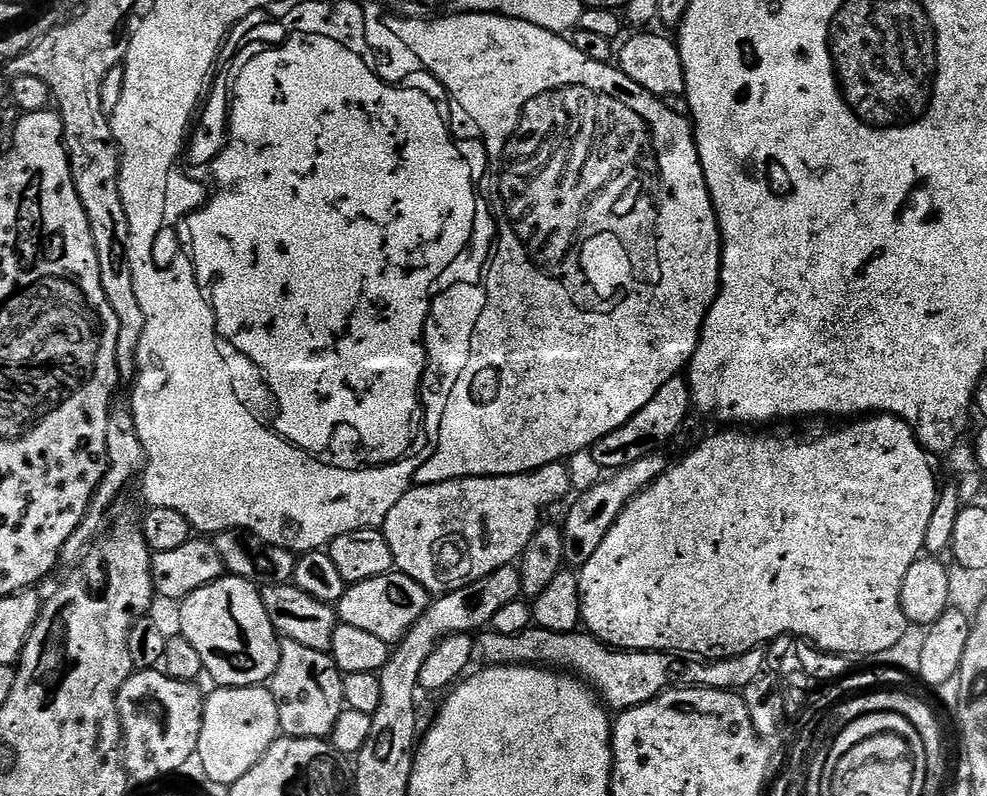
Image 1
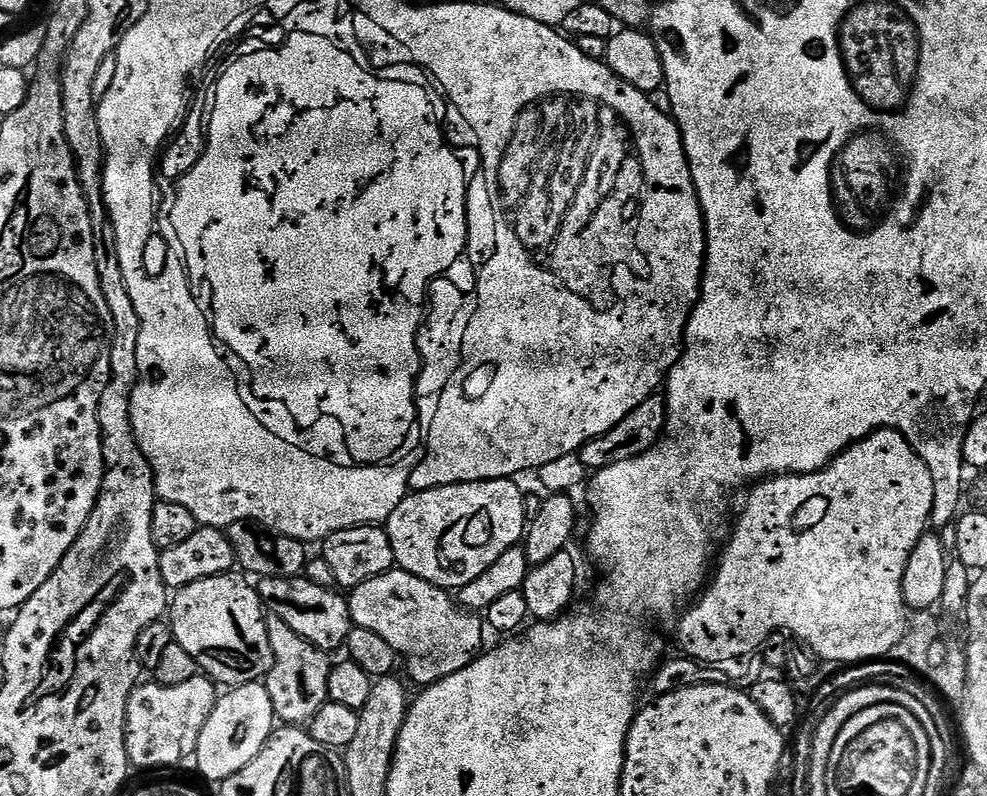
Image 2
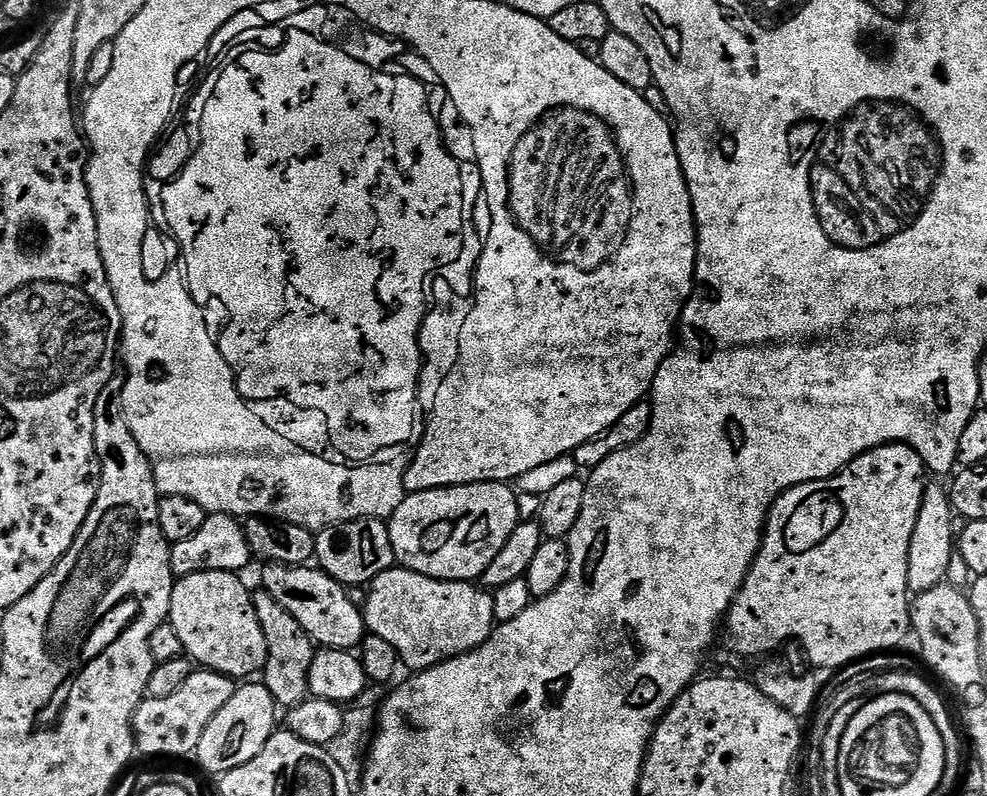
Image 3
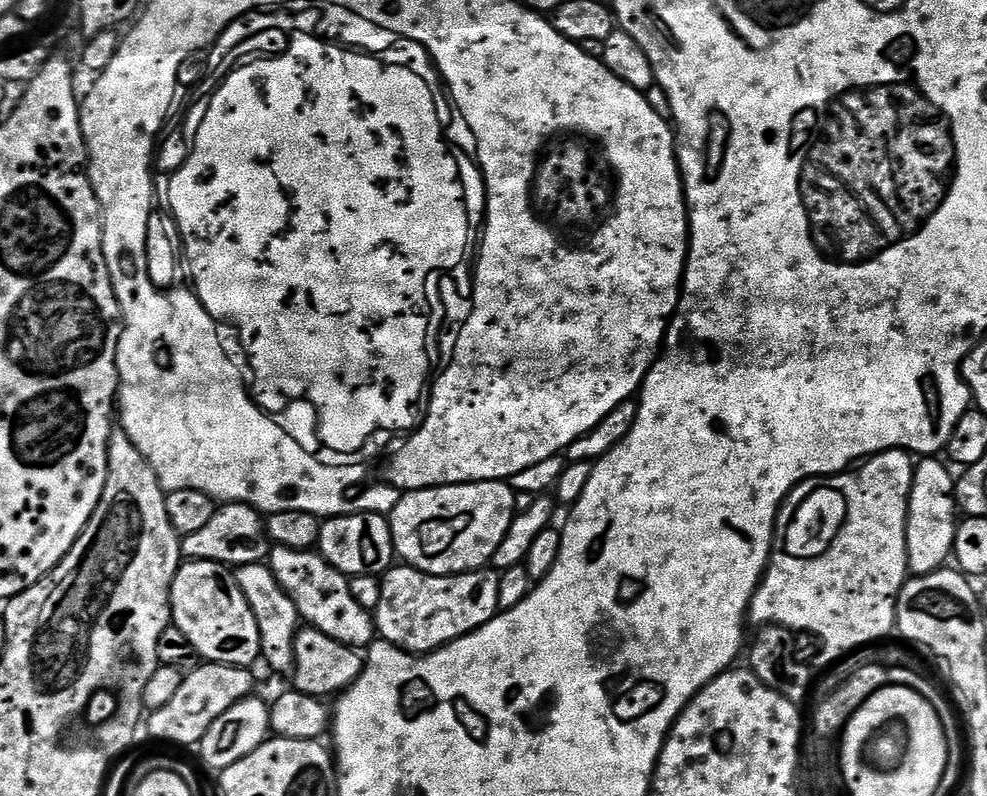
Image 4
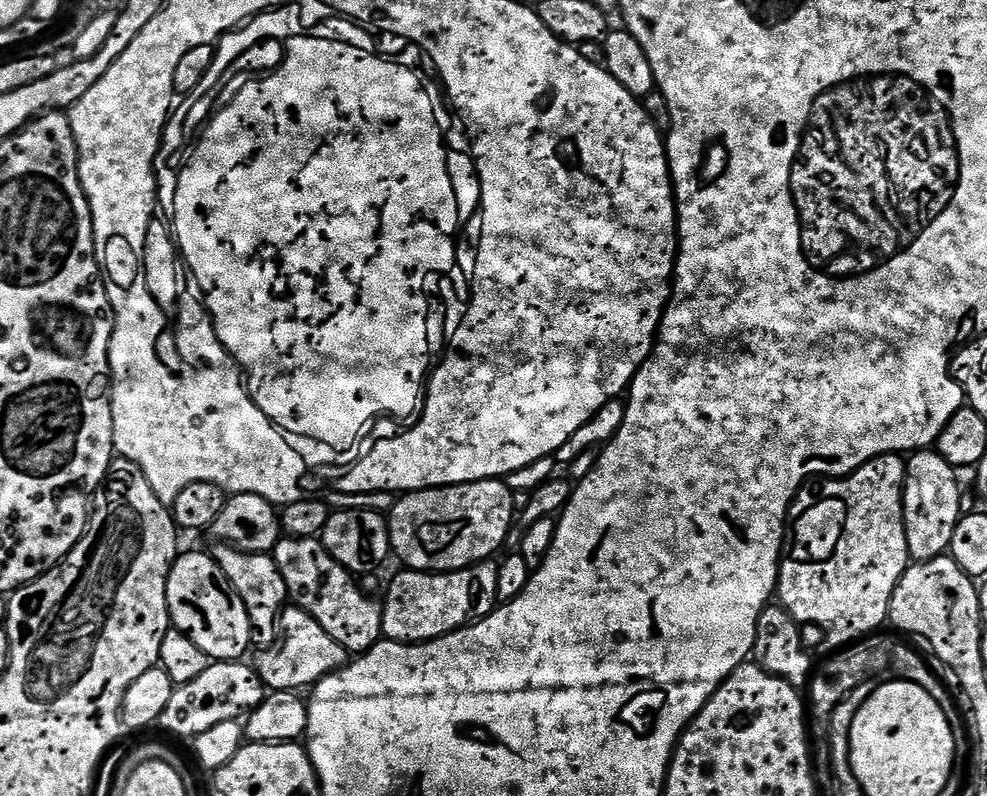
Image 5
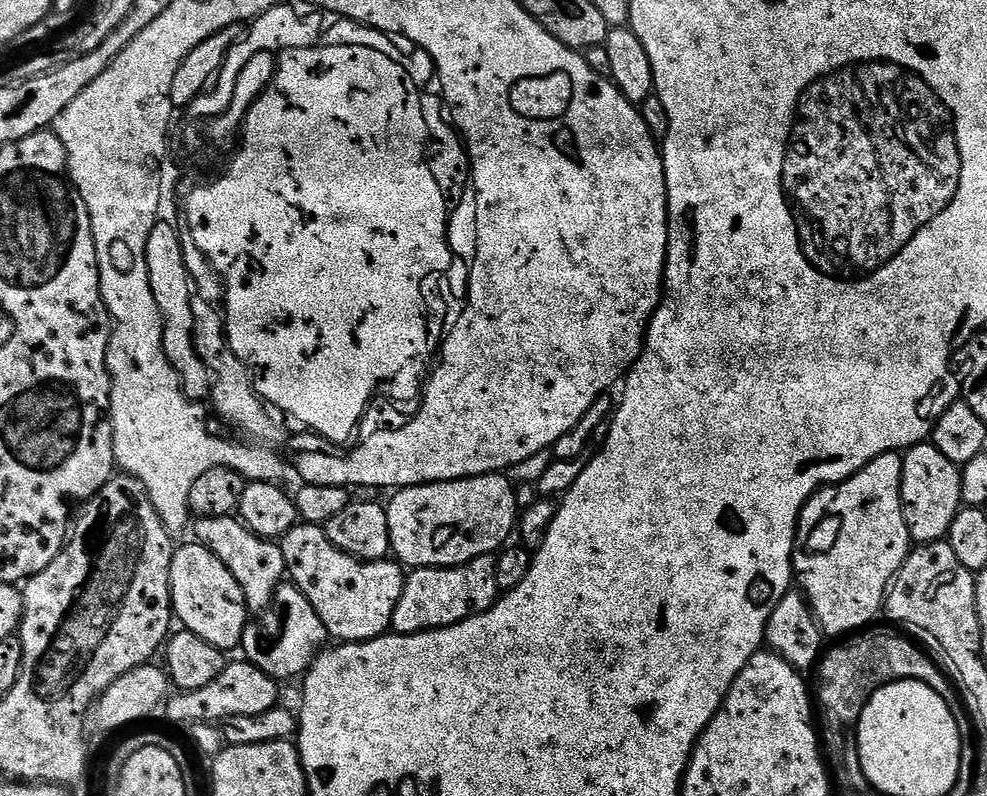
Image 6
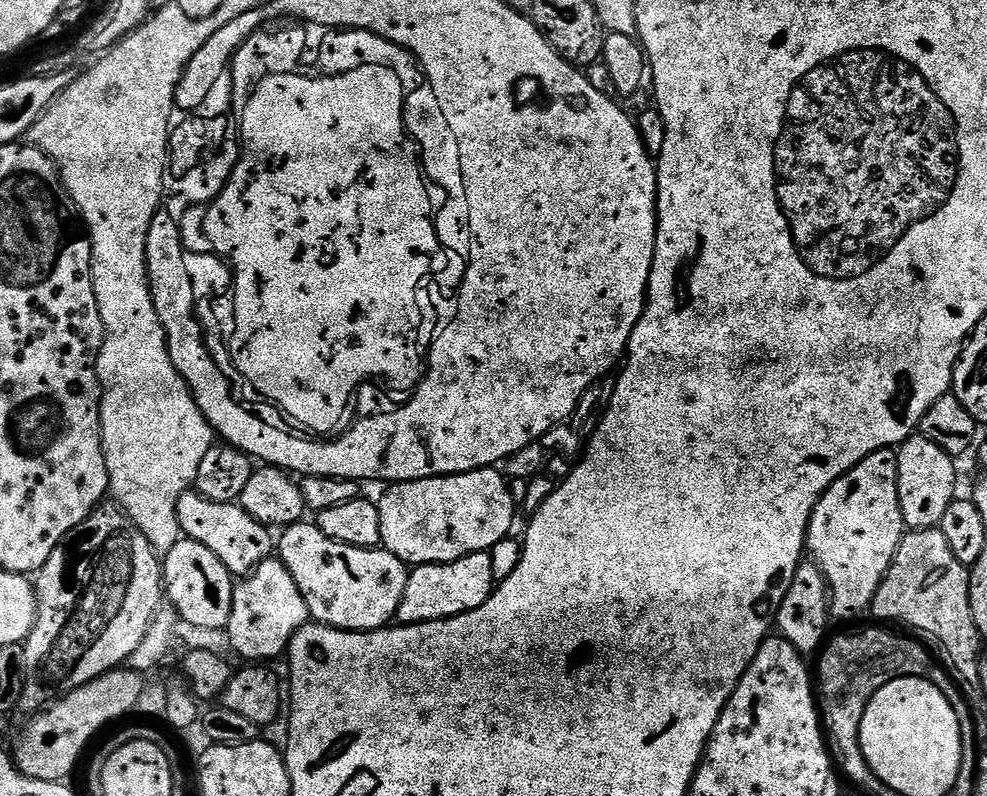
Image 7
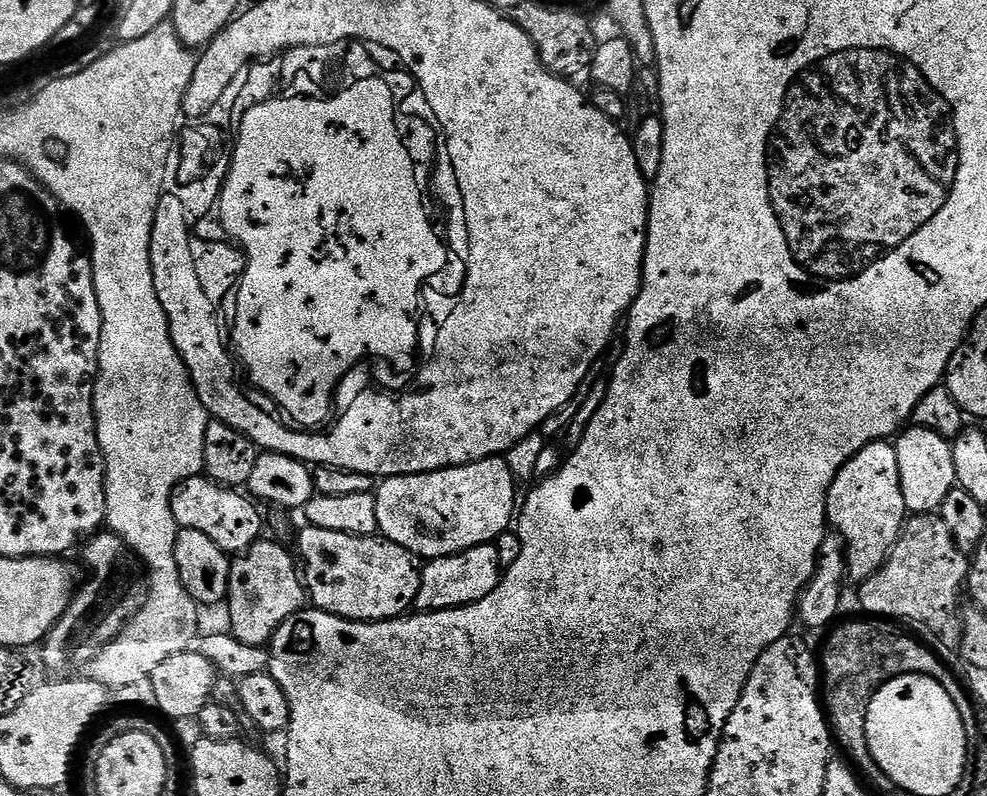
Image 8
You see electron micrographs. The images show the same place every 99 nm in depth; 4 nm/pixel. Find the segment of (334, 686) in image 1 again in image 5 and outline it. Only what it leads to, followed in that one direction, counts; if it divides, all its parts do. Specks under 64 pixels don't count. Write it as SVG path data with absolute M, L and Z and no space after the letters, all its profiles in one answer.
M217 543L216 549L211 549L211 556L218 562L222 574L230 578L234 590L242 598L246 606L246 614L252 623L253 633L261 645L268 646L277 639L280 626L280 613L289 603L288 587L278 570L275 559L263 552L240 552L230 544Z

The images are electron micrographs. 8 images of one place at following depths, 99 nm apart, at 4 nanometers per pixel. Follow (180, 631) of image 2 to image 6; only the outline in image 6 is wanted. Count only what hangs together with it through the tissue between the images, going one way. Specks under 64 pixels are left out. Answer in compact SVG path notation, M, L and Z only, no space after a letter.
M199 542L191 543L184 544L181 548L179 545L172 554L172 611L175 619L179 622L181 620L184 623L181 625L187 631L198 634L198 638L206 638L210 646L225 650L239 649L244 639L244 627L250 622L242 590L234 574L230 574L230 570L226 570L226 566L222 566L222 562L218 562L218 558L214 558L210 550L203 548Z

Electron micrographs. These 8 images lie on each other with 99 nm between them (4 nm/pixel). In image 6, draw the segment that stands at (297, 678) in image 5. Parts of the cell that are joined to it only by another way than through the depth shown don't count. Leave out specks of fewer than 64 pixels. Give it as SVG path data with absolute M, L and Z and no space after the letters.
M281 582L277 586L272 606L263 620L264 624L249 622L244 627L243 659L249 664L258 666L277 682L292 680L295 676L296 679L303 677L312 661L320 655L330 640L326 626L318 618L314 606L310 606L307 598L291 582Z

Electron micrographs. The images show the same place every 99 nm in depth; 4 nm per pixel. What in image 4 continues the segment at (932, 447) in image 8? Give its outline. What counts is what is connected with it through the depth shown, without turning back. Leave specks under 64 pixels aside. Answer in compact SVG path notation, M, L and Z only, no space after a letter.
M940 458L921 459L912 473L912 489L908 499L908 525L906 526L908 571L912 576L925 576L945 567L956 547L957 481L948 473L949 465L943 459L941 460Z

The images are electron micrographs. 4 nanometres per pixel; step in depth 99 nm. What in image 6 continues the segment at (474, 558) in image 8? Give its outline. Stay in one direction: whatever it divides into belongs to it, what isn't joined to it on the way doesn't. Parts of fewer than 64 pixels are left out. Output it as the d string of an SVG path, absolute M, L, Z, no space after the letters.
M495 555L480 556L458 568L418 568L405 579L391 631L409 636L415 632L428 632L431 628L445 628L487 612L497 599Z

